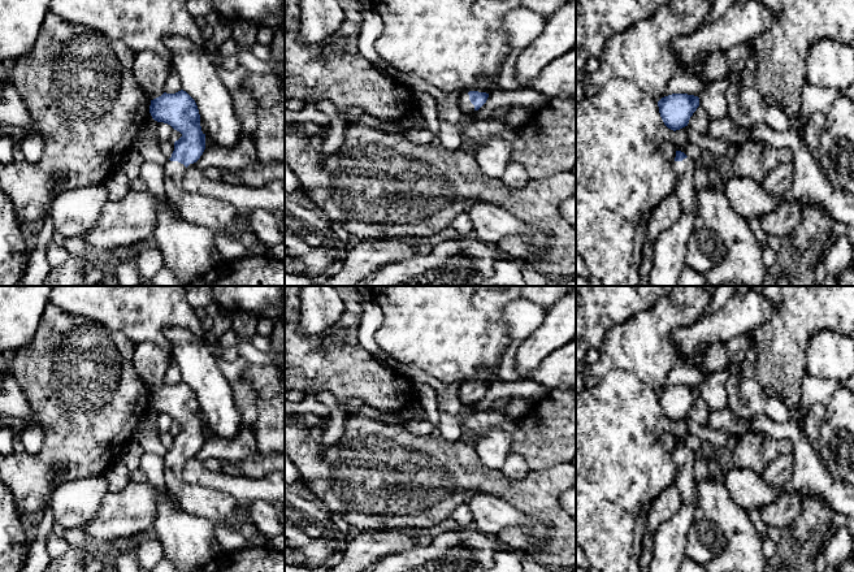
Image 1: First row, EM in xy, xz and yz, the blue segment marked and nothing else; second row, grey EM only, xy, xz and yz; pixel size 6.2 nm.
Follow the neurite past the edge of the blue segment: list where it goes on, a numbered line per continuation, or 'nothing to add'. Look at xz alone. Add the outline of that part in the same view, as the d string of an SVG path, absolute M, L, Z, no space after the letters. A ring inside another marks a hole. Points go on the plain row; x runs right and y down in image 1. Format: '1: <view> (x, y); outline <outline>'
1: xz (464, 394); outline M468 384L459 385L458 395L464 406L474 403L474 396L471 394Z

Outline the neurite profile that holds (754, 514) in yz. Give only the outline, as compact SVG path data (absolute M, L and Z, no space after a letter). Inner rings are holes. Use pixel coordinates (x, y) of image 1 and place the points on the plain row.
M754 507L746 511L750 521L762 536L762 534L767 534L767 525L762 521L760 512L762 512L760 507Z

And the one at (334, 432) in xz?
M322 389L318 390L315 394L315 398L328 406L331 412L329 415L330 422L325 429L325 434L322 438L322 442L325 446L333 446L335 445L338 441L341 441L344 436L344 421L347 415L339 410L338 403L339 403L339 398L337 398L335 395L333 395L330 391Z

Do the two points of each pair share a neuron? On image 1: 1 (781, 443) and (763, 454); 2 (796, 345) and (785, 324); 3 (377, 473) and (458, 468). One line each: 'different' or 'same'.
1: same
2: same
3: same

